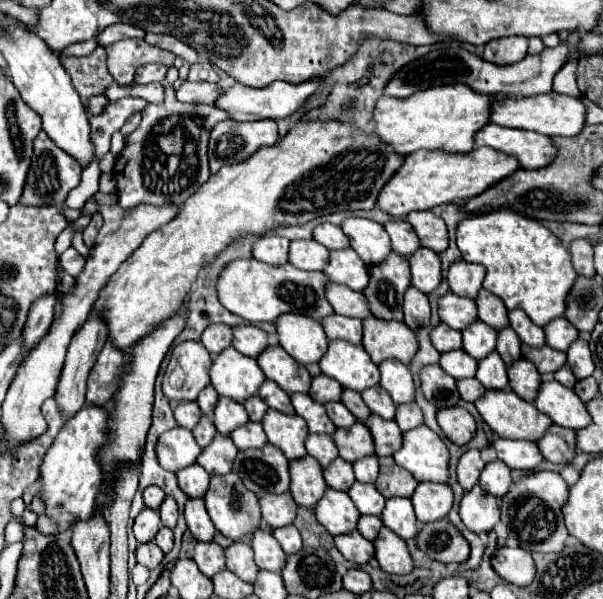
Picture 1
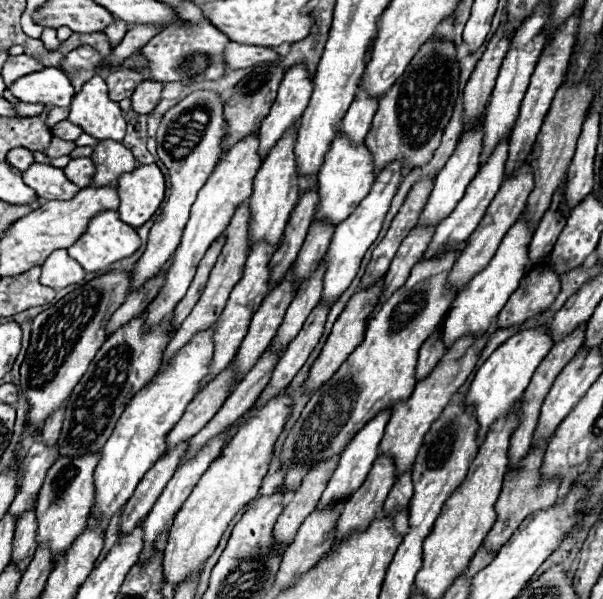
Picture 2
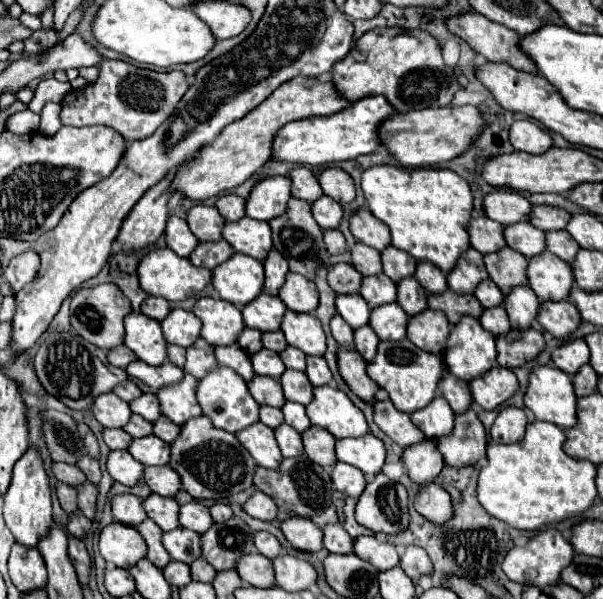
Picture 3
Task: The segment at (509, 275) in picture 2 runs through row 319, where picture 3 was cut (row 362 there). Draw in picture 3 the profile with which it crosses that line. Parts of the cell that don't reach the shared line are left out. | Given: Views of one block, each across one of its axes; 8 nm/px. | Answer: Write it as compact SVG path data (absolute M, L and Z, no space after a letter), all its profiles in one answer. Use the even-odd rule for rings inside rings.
M462 318L450 332L444 362L458 380L470 382L496 366L496 338L476 318Z

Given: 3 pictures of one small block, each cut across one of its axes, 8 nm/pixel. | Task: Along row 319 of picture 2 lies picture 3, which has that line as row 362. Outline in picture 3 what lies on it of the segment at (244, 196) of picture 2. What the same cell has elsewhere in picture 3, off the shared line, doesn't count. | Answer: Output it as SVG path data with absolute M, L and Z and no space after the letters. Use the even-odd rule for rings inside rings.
M128 314L124 318L126 340L124 344L146 364L160 366L166 362L166 340L162 334L162 326L154 318L146 318L144 314Z

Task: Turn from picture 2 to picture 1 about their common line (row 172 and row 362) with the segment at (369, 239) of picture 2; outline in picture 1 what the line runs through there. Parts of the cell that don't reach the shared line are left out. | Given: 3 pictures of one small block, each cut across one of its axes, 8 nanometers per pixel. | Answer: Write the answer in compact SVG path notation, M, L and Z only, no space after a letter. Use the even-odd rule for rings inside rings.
M382 360L380 368L380 386L392 396L396 404L406 404L414 400L414 380L410 368L400 360Z

